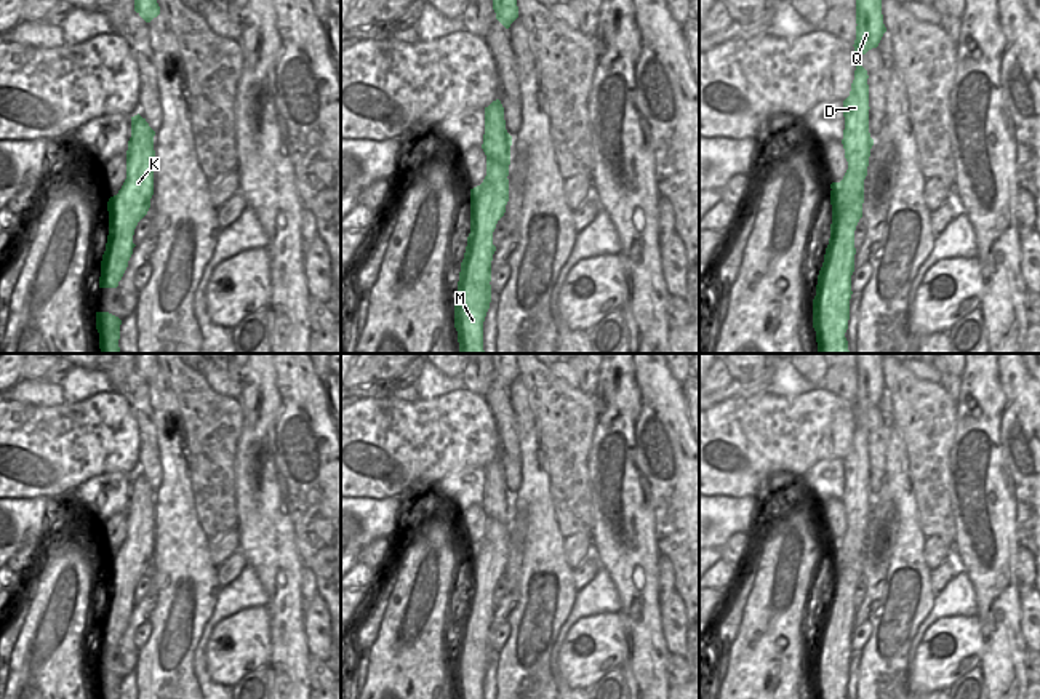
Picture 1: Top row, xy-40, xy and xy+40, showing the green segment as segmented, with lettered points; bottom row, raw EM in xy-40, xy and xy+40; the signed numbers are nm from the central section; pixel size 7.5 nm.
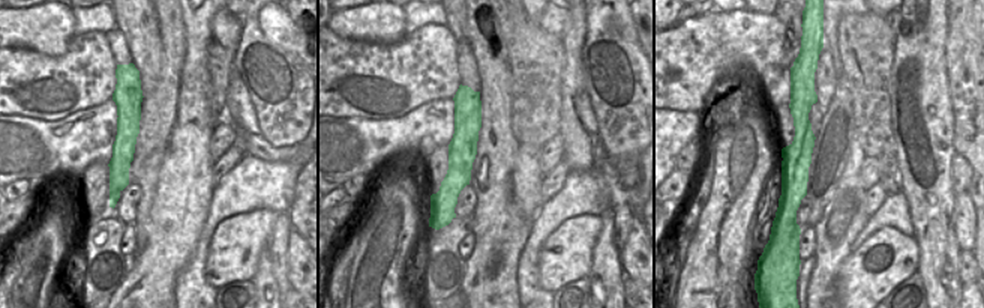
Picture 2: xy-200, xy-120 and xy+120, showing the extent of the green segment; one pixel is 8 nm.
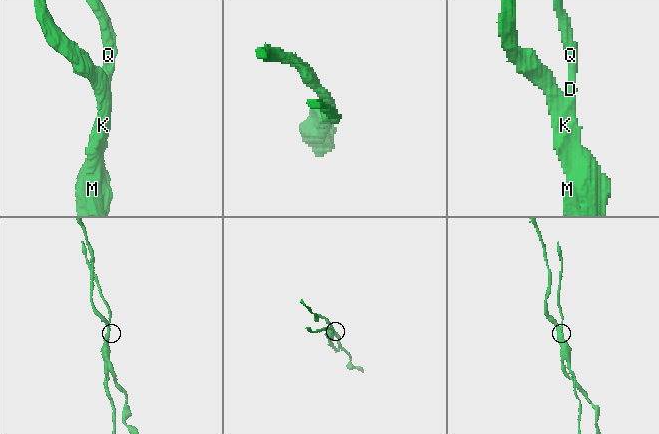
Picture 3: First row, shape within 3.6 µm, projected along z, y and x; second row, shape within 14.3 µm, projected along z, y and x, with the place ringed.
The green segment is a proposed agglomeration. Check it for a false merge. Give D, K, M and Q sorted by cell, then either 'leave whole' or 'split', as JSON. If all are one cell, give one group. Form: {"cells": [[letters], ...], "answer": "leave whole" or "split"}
{"cells": [["D", "Q"], ["K", "M"]], "answer": "split"}

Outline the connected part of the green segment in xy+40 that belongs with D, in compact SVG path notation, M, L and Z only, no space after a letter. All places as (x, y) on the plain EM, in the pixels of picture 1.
M856 353L856 429L850 454L843 459L843 507L848 528L840 541L830 542L832 568L845 568L864 561L864 537L867 534L874 497L869 491L869 443L861 414L877 406L886 385L882 373L882 353Z

